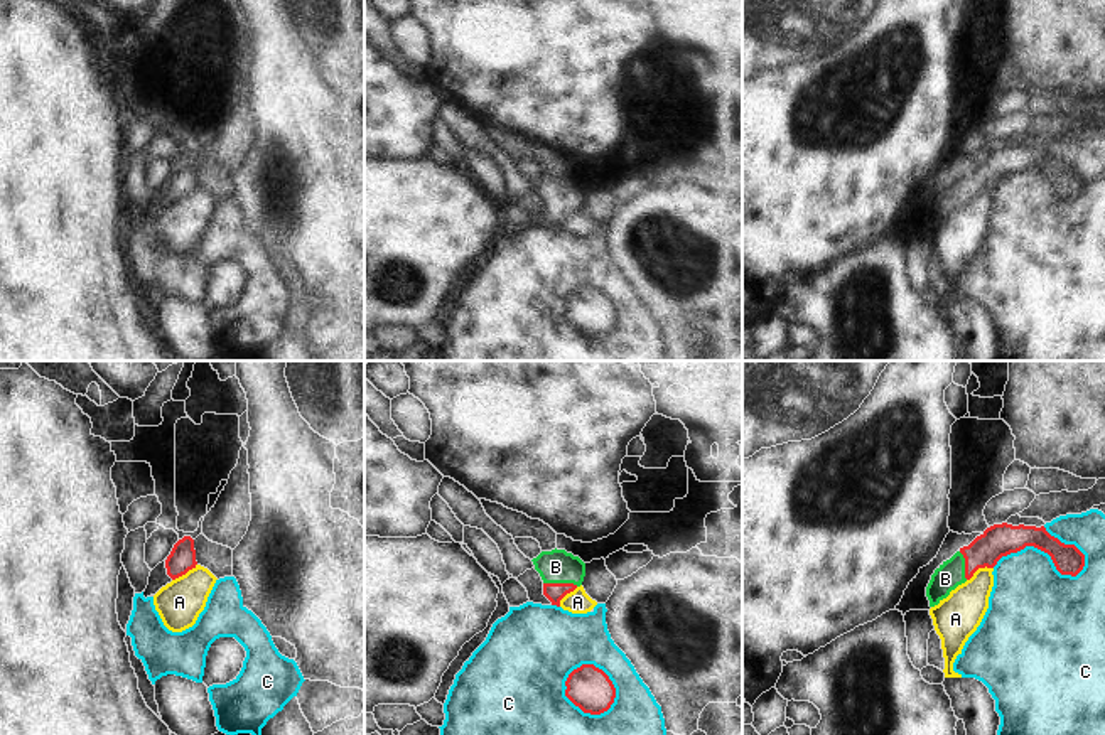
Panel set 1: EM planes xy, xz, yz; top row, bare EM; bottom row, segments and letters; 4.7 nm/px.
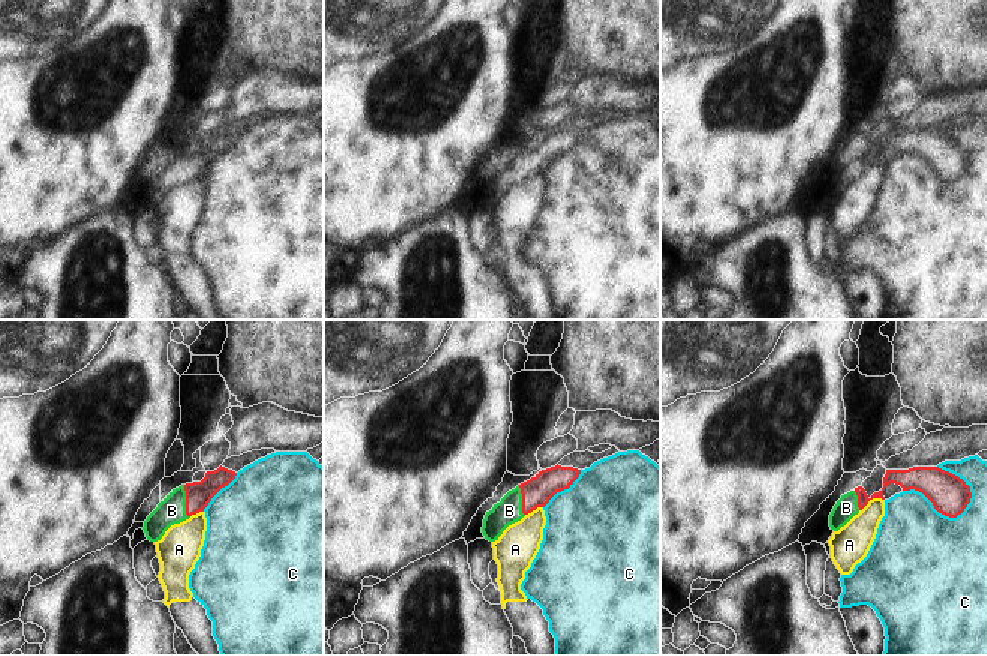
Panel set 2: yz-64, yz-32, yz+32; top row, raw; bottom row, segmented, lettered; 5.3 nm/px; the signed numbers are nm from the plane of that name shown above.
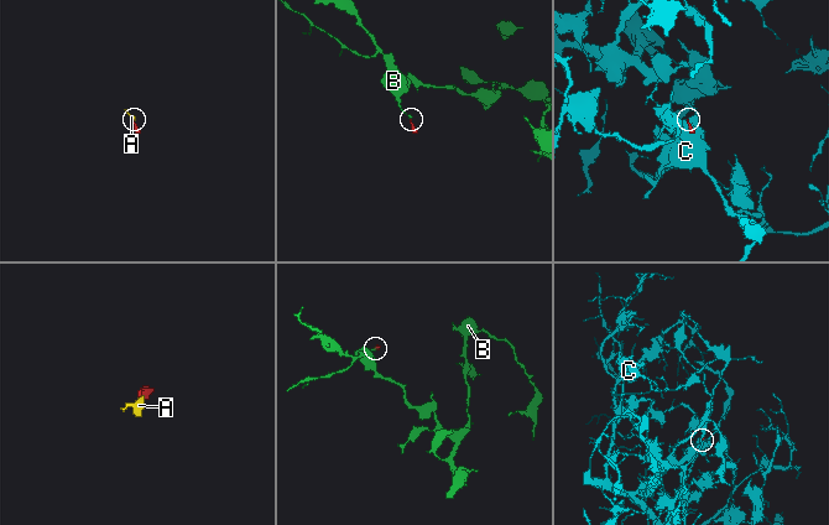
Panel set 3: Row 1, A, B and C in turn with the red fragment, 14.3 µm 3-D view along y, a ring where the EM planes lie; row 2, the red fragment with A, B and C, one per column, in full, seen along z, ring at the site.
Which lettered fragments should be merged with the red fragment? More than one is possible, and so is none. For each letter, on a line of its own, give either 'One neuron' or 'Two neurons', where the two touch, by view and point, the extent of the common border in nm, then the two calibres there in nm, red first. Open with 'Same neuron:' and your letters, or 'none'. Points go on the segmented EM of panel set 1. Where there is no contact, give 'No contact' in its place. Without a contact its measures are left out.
Same neuron: B
A: Two neurons. Touches red at yz (979, 567). Shared border 140 nm. Thickness 160 nm (red) against 200 nm
B: One neuron. Touches red at xz (560, 584). Shared border 170 nm. Thickness 90 nm (red) against 160 nm
C: Two neurons. Touches red at yz (1046, 552). Shared border 460 nm. Thickness 160 nm (red) against 380 nm

